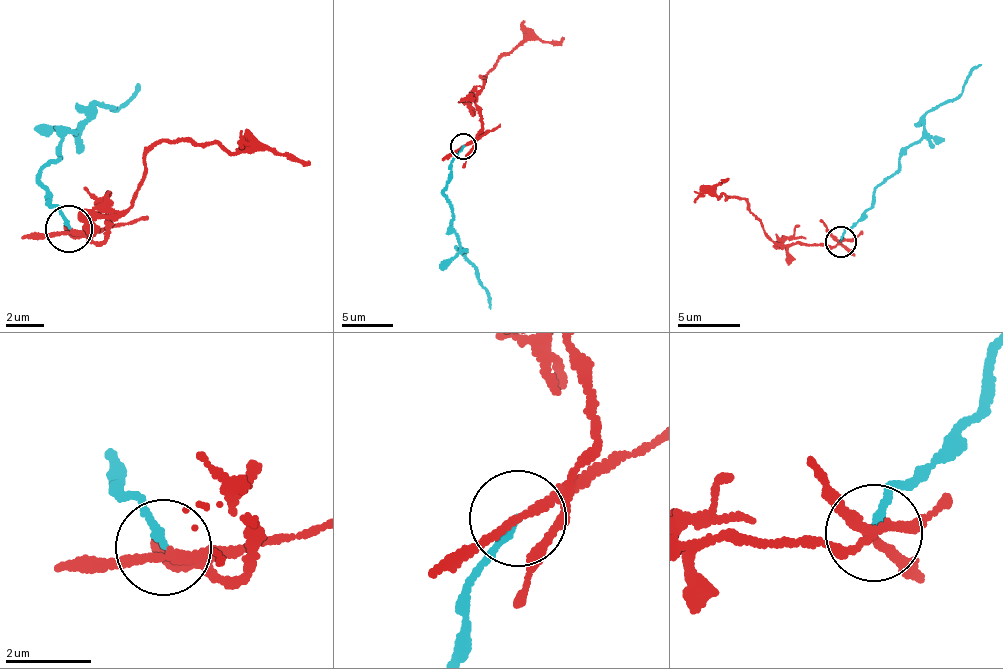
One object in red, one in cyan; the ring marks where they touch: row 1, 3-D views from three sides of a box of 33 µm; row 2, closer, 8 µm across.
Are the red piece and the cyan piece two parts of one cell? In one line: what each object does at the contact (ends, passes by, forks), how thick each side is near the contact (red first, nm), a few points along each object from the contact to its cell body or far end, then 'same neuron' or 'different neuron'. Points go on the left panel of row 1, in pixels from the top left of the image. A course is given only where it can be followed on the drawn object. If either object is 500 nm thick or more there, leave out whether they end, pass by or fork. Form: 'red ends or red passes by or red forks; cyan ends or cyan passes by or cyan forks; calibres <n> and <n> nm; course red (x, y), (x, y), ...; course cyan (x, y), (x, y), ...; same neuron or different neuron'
red passes by; cyan ends; calibres 170 and 170 nm; course red (69, 232), (105, 238), (109, 217), (122, 208), (147, 154), (177, 136), (297, 159), (309, 164); course cyan (69, 228), (51, 205), (42, 181), (42, 164), (83, 128), (97, 105), (112, 111), (137, 88); different neuron

